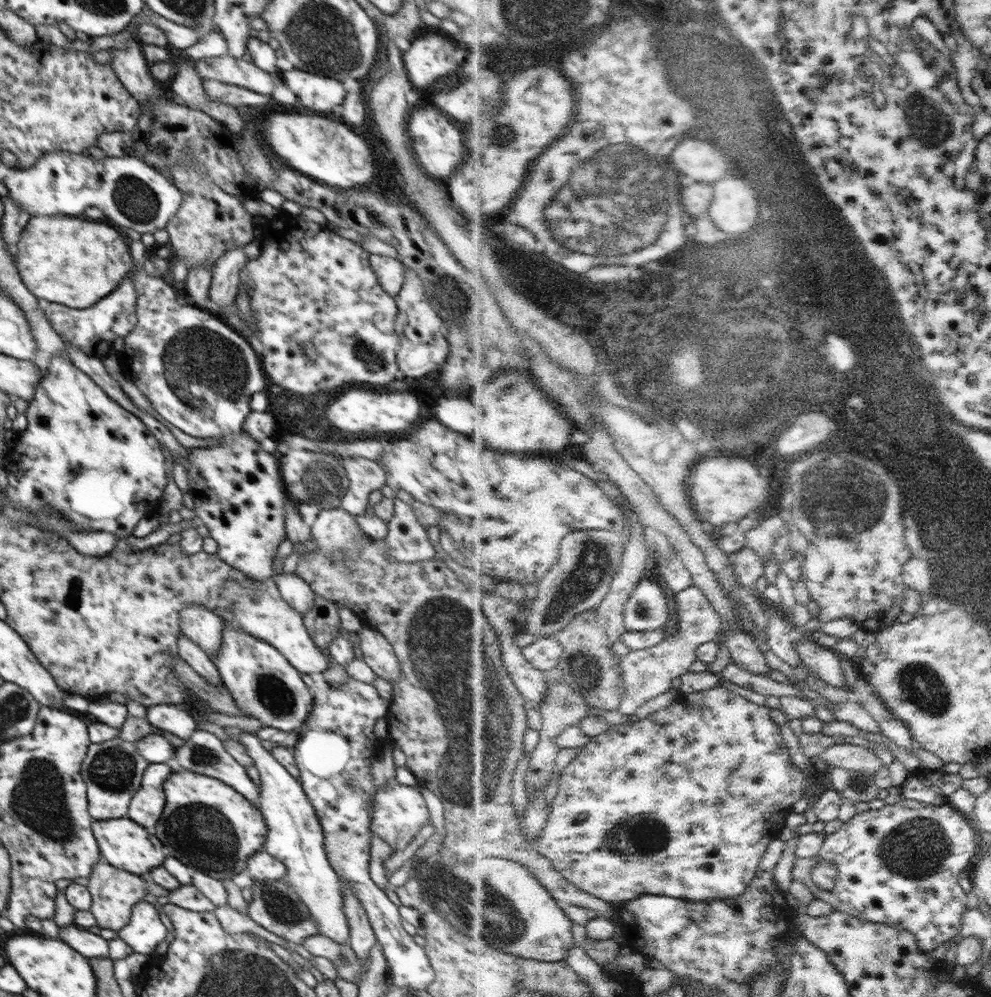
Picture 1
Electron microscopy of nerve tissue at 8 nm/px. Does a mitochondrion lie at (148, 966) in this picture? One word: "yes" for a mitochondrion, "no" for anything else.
no

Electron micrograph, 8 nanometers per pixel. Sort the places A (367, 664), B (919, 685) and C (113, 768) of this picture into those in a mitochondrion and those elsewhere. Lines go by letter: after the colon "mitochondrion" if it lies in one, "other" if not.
A: other
B: mitochondrion
C: mitochondrion

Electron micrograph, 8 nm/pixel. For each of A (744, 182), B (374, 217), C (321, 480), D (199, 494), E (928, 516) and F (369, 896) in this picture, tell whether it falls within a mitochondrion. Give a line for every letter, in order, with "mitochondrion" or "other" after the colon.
A: mitochondrion
B: other
C: mitochondrion
D: other
E: other
F: other

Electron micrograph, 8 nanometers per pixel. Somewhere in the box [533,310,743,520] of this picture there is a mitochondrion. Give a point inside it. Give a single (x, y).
(688, 361)

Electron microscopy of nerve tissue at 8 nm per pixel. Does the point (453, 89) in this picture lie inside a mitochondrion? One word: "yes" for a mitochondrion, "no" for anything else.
no

